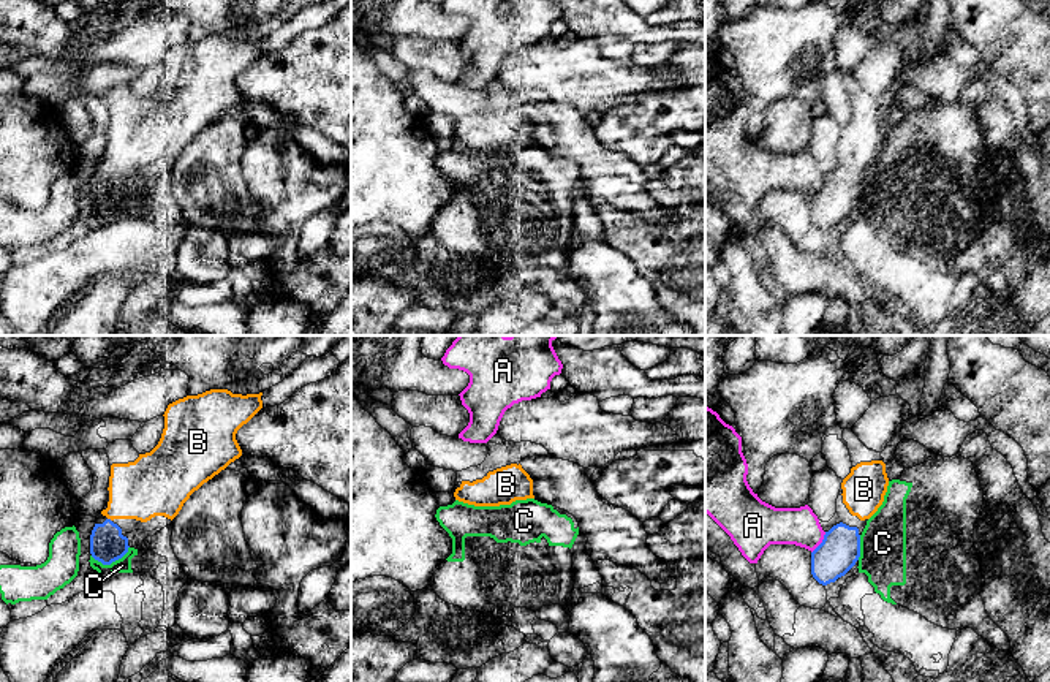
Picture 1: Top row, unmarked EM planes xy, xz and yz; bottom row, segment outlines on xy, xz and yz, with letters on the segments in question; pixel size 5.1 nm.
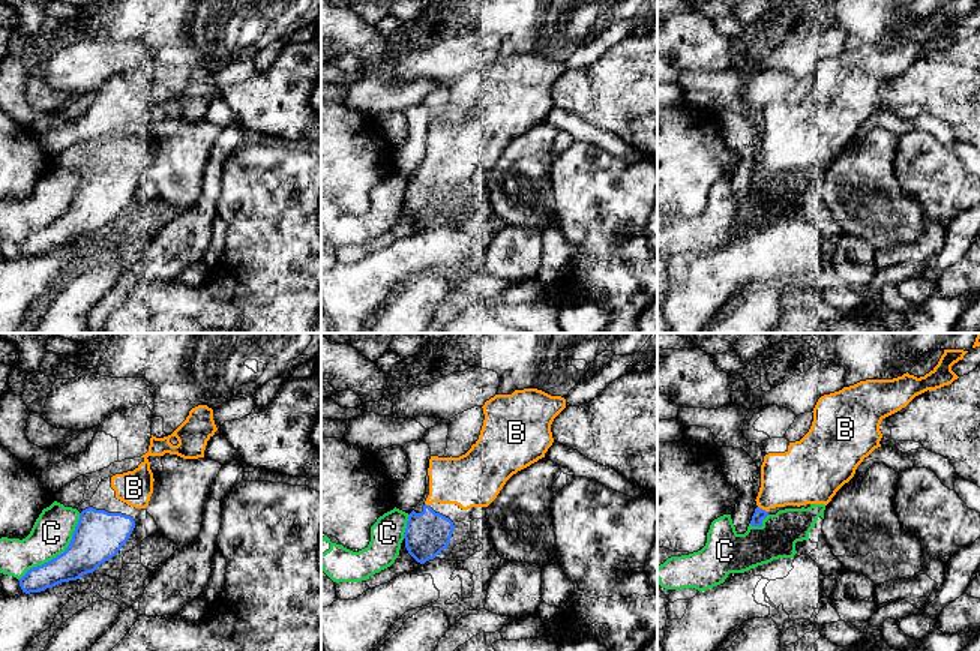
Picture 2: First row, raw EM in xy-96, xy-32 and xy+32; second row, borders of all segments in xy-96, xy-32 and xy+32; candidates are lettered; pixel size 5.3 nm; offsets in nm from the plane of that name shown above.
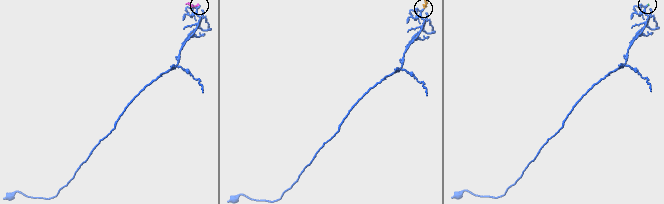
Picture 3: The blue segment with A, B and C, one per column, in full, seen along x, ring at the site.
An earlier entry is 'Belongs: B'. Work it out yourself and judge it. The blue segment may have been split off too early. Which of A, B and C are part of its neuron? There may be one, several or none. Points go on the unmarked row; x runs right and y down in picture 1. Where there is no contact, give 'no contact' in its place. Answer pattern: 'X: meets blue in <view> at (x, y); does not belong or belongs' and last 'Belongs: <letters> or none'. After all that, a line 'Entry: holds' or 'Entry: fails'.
A: meets blue in yz at (821, 189); does not belong
B: meets blue in xy at (109, 165); belongs
C: meets blue in xy at (111, 208); does not belong
Belongs: B
Entry: holds

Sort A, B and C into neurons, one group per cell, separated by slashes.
A C / B

